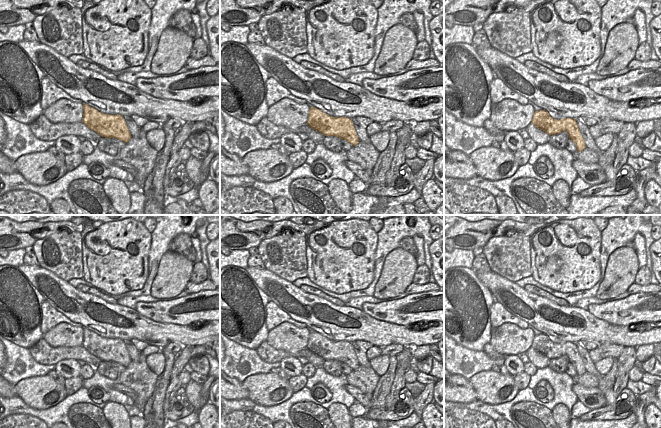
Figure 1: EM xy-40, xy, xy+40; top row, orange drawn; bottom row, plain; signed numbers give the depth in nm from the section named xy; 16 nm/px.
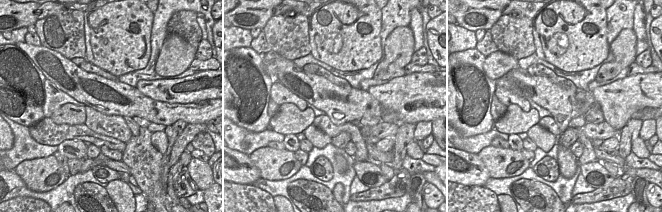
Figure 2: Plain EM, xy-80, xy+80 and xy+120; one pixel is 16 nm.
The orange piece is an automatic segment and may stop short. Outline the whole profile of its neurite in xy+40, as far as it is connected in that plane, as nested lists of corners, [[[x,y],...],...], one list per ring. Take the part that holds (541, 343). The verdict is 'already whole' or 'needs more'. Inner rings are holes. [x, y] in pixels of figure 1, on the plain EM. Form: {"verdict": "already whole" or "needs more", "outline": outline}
{"verdict": "already whole", "outline": [[[545,334],[535,335],[531,347],[545,355],[547,358],[556,359],[563,355],[566,355],[577,372],[577,375],[581,376],[586,372],[584,363],[579,355],[576,343],[553,343],[549,337]]]}

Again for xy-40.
{"verdict": "already whole", "outline": [[[83,328],[82,346],[92,355],[105,362],[116,362],[124,367],[131,363],[131,358],[123,340],[104,338],[87,328]]]}

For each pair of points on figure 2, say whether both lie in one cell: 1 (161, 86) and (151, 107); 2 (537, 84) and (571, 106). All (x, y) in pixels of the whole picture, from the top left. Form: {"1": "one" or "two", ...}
{"1": "two", "2": "one"}

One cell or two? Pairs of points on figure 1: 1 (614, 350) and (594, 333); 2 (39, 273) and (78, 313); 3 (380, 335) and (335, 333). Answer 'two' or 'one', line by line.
1: two
2: one
3: one

